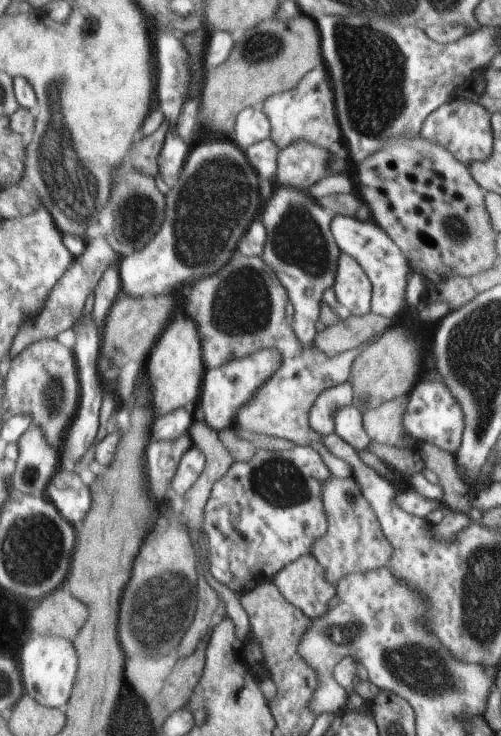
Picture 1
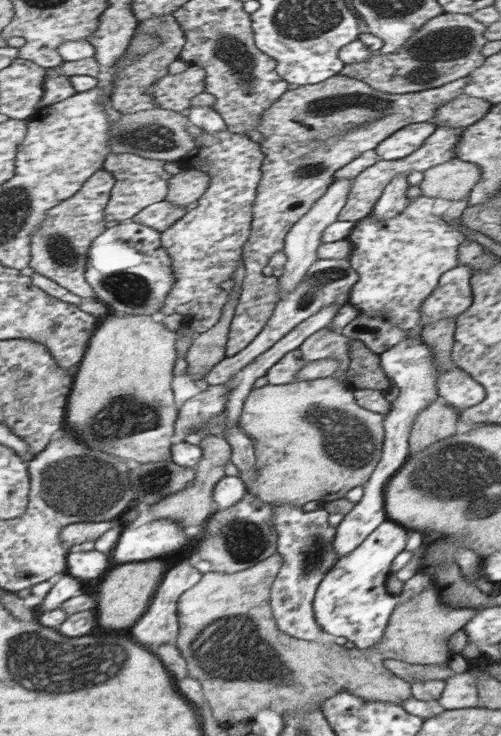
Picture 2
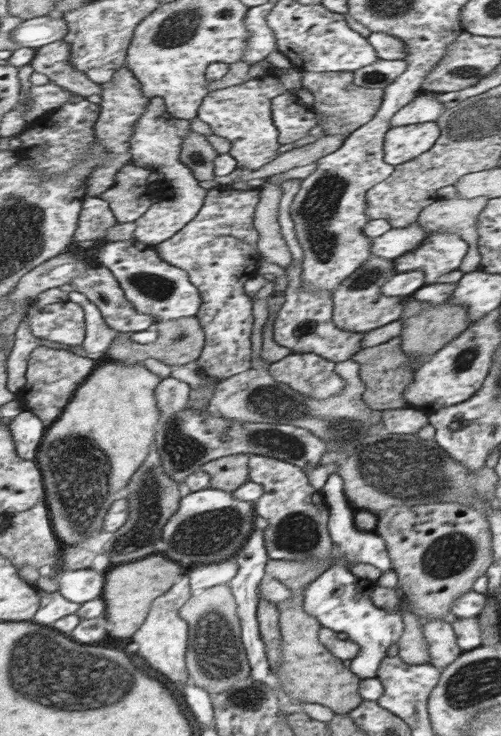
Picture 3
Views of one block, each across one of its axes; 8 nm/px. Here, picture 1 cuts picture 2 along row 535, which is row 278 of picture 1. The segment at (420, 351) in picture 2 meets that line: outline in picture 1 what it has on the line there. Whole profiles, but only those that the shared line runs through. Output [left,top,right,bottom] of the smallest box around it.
[335,252,373,316]

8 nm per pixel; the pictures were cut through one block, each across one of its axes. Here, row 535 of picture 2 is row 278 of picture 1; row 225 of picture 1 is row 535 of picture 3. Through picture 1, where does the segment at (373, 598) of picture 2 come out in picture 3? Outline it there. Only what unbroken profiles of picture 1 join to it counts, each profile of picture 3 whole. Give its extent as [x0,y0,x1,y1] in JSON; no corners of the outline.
[303,474,405,680]

